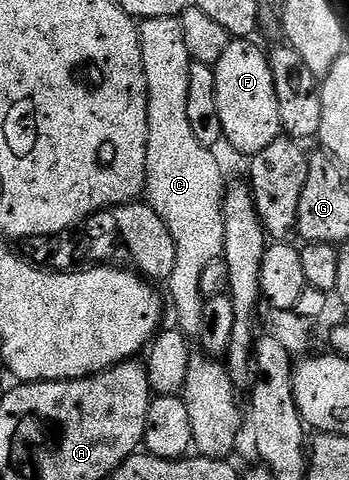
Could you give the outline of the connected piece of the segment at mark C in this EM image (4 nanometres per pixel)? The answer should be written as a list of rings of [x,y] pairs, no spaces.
[[[162,16],[152,20],[143,20],[139,24],[139,41],[147,79],[147,105],[149,106],[149,138],[147,139],[147,186],[146,203],[169,226],[173,234],[173,246],[177,246],[177,258],[173,262],[173,274],[165,282],[165,292],[169,304],[175,307],[175,316],[179,319],[178,331],[188,338],[198,337],[201,330],[202,308],[205,301],[203,275],[216,263],[222,261],[225,250],[225,214],[223,213],[223,193],[225,179],[223,168],[212,149],[201,146],[189,127],[189,70],[193,63],[189,50],[185,47],[185,33],[181,22],[173,16]]]

